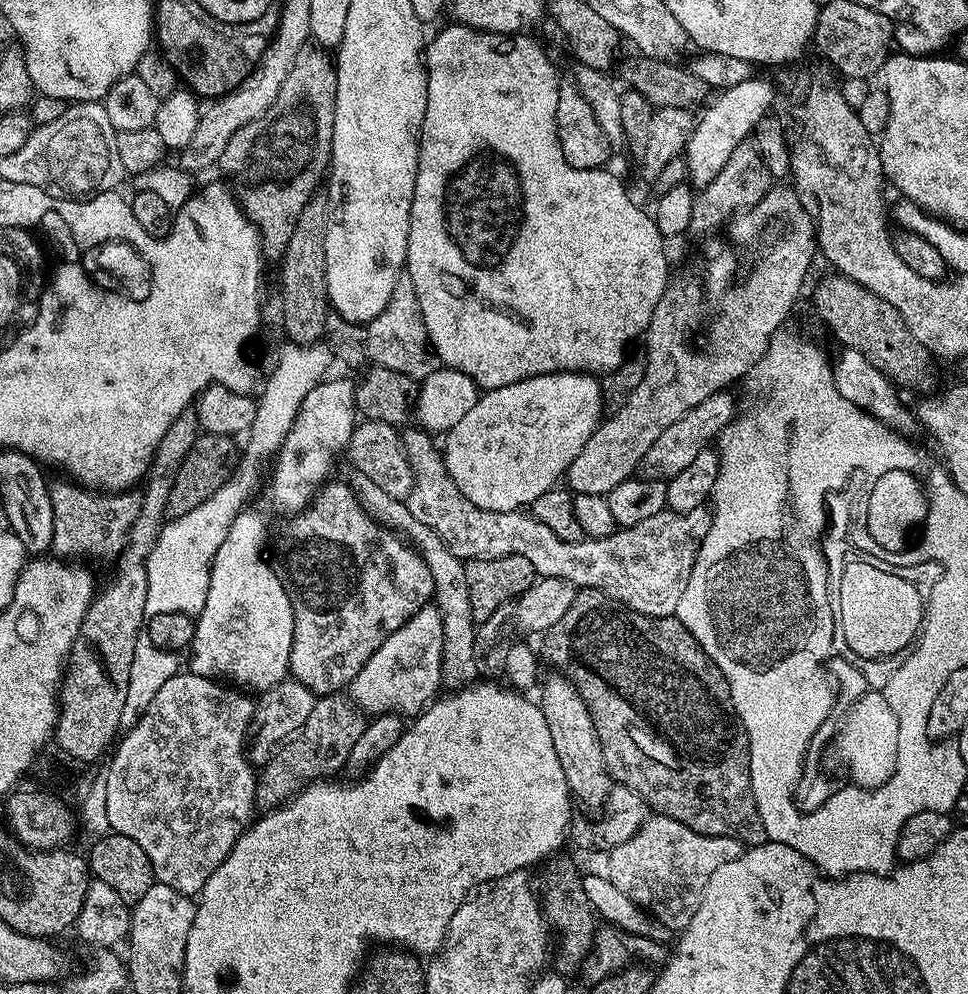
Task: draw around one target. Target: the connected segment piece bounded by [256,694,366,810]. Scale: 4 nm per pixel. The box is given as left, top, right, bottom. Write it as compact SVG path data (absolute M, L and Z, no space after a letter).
M344 694L319 697L310 710L310 718L291 740L276 749L267 764L259 769L256 780L256 799L259 807L271 810L292 799L306 785L321 778L332 778L336 771L347 765L354 742L362 735L366 723L365 713L361 712L351 699Z

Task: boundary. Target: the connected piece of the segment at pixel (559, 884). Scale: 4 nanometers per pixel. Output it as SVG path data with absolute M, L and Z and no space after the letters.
M556 854L543 865L544 892L542 888L542 907L544 919L554 929L554 940L560 943L560 957L554 965L555 971L565 978L579 973L586 954L592 952L592 942L596 937L598 917L590 898L586 898L582 872L572 865L572 860L564 854Z

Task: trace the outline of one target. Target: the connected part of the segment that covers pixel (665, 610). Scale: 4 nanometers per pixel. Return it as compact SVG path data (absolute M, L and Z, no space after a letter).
M405 427L402 432L406 458L414 474L414 486L406 503L410 514L414 514L422 526L430 526L430 530L450 546L450 554L465 562L524 556L526 562L534 566L537 577L557 576L569 580L577 589L596 588L638 614L671 616L676 613L706 530L710 530L712 513L707 507L689 512L665 510L638 522L638 526L620 528L606 538L566 542L527 511L491 512L474 506L474 502L454 486L454 478L450 478L450 470L446 470L444 454L437 441L435 444L432 441L435 439L423 428L411 427Z

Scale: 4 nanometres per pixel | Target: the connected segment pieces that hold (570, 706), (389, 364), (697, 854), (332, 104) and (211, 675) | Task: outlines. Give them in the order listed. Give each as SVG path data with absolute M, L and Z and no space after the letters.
M559 674L551 675L545 675L539 681L538 703L546 718L546 726L550 726L554 754L558 754L558 762L562 762L562 774L566 774L568 791L586 807L603 809L614 787L614 781L608 773L606 758L602 754L600 739L594 726L594 718L572 681Z
M407 274L401 275L400 281L394 286L394 294L390 294L390 302L386 302L386 310L382 310L382 314L378 314L378 318L374 318L366 326L366 356L375 367L385 368L386 370L398 370L398 374L406 374L414 382L424 380L430 374L434 374L436 368L441 367L440 358L436 355L435 350L432 349L432 343L428 337L428 331L426 330L426 322L422 318L422 306L418 306L418 294L414 294L412 280Z
M652 814L640 827L638 834L634 834L634 838L622 842L607 853L606 875L610 882L614 882L614 886L618 886L618 890L622 890L622 894L626 894L626 898L630 898L638 907L658 918L658 922L670 926L673 934L679 934L686 926L690 926L694 914L698 914L698 902L702 902L702 894L706 890L706 882L710 882L710 874L714 874L718 866L734 862L734 858L741 856L745 850L745 845L739 844L734 838L698 834L690 830L690 826L682 826L682 822L674 818Z
M305 46L298 54L298 58L294 62L294 66L290 70L290 74L286 74L286 82L282 82L282 90L278 90L278 98L274 98L274 102L270 106L270 110L266 110L266 114L262 114L254 122L250 122L246 126L242 126L242 130L238 130L238 134L234 134L234 138L230 138L230 142L226 145L226 150L220 155L219 167L224 167L224 172L229 176L231 187L234 189L239 202L240 208L243 210L248 219L256 225L256 229L260 231L261 245L269 257L279 258L284 255L286 250L286 242L290 242L290 234L294 234L294 222L298 222L298 214L302 214L302 206L306 206L306 202L310 202L310 198L317 195L319 186L325 179L326 173L329 171L332 162L332 139L334 138L334 110L336 109L336 66L333 57L329 55L325 49L319 46Z
M242 510L212 559L206 606L195 617L196 633L187 667L195 676L223 682L252 694L289 679L290 646L294 642L294 610L284 581L264 561L268 516Z

